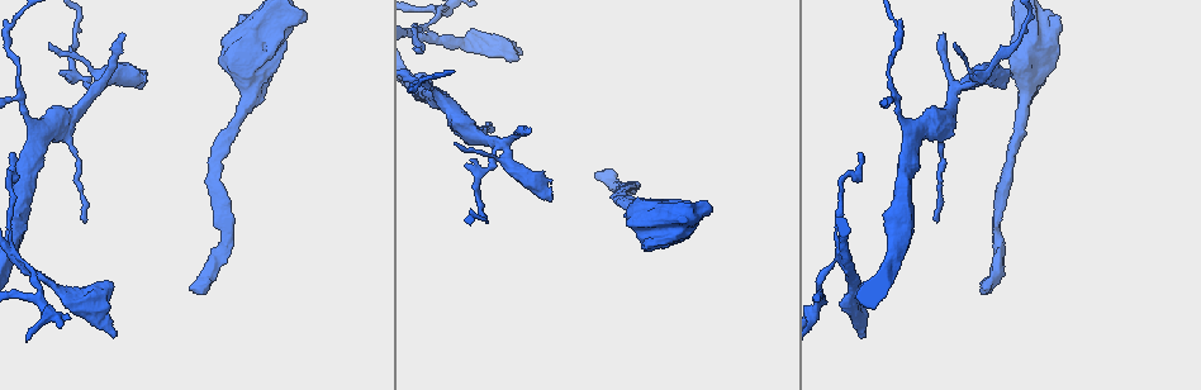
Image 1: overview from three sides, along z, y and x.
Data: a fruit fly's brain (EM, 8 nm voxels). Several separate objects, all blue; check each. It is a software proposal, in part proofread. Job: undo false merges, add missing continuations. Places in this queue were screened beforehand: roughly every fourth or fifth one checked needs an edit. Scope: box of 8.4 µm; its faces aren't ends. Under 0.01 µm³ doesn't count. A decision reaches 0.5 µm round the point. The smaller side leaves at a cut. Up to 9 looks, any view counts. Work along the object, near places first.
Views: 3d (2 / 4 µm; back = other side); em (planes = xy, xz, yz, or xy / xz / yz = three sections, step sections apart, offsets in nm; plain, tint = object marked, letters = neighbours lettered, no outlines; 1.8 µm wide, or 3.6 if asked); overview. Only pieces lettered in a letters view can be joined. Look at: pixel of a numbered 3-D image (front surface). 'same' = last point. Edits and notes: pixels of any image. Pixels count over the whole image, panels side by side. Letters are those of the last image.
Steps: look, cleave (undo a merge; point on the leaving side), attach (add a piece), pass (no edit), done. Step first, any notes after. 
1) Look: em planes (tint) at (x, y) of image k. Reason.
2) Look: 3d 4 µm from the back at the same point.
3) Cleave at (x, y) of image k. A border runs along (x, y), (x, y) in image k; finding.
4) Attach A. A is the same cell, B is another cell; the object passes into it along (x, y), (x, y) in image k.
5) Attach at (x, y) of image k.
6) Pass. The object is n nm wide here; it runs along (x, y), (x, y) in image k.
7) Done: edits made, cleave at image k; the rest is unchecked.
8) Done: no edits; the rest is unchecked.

Look: em planes (letters) at (17, 259) of image 1. Sharp bend.

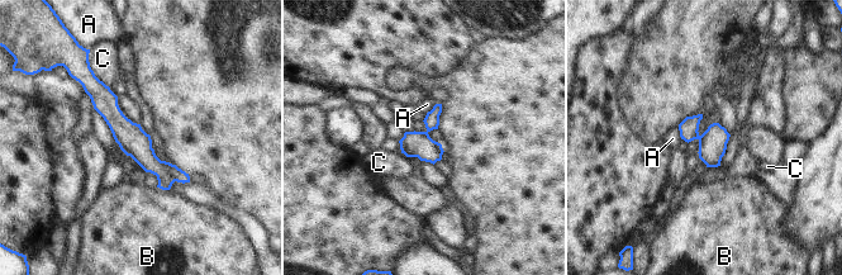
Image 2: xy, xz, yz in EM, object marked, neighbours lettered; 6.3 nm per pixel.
Cleave at (138, 145) of image 2. A, B and C are other cells; the part that leaves runs along (93, 83), (166, 186) in image 2; two neurons meet here.

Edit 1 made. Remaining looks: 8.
Look: em xy step 16 (tint) at (983, 291) of image 1. Branch stops here.

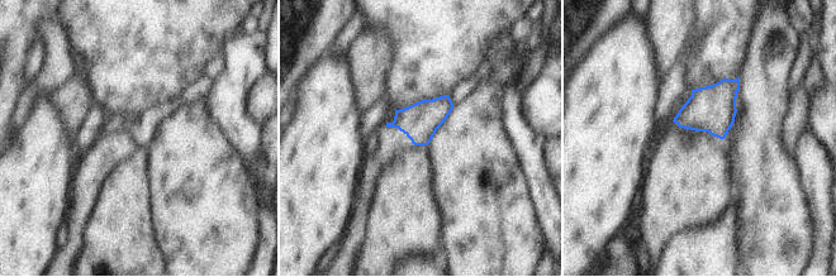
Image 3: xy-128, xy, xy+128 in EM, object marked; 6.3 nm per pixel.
Look: em planes (letters) at the same point.

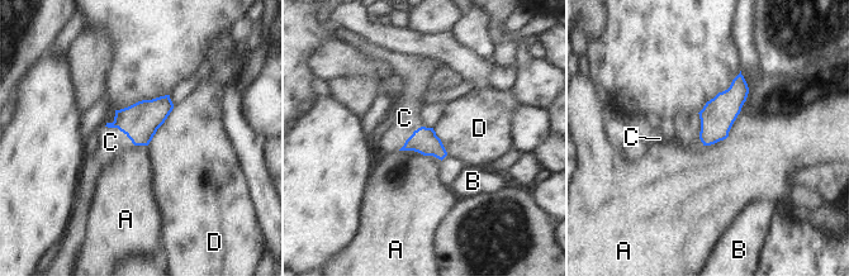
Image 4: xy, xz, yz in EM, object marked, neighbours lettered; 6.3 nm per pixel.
Attach at (110, 142) of image 4. C is the same cell, A, B and D are other cells; the object passes into it along (140, 122), (121, 131), (110, 142) in image 4; the neuron continues.

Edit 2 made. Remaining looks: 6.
Look: 3d 2 µm at (142, 84) of image 1.

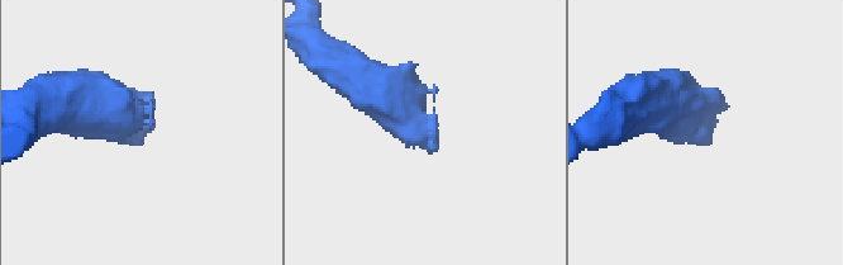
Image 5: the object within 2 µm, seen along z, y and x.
Look: em xy step 8 (letters) at (431, 129) of image 5. Now the EM.

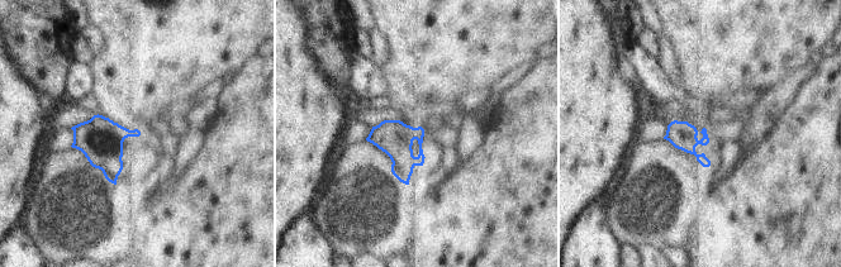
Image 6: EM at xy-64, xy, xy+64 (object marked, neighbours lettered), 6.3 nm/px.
Look: em planes (letters) at the same point. Another direction.

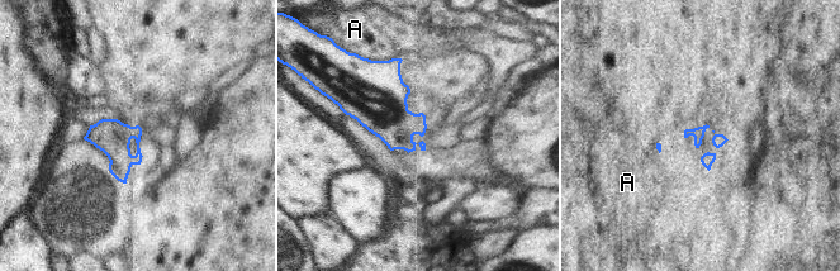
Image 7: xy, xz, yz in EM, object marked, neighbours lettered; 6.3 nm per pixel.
Pass. A is another cell; a border runs along (369, 58), (402, 60) in image 7; no lettered piece goes on from it.

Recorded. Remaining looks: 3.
Look: em 3.6 µm planes (letters) at (58, 125) of image 1. Thick turns thin.

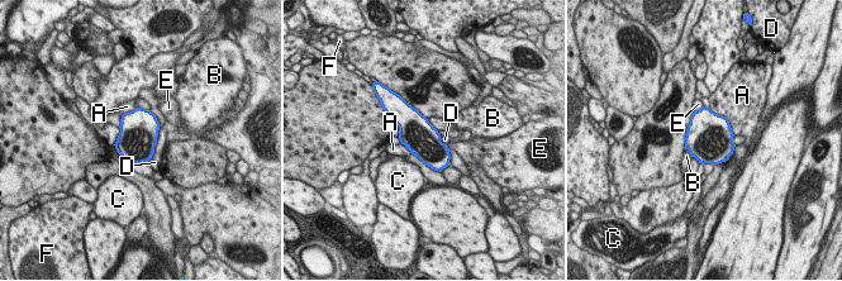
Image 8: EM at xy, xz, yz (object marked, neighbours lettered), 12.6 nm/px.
Pass. A, B, C, D, E and F are other cells; all the same neuron.

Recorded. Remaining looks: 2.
Done: edits made, cleave at image 2, attach at image 4; the rest is unchecked.

